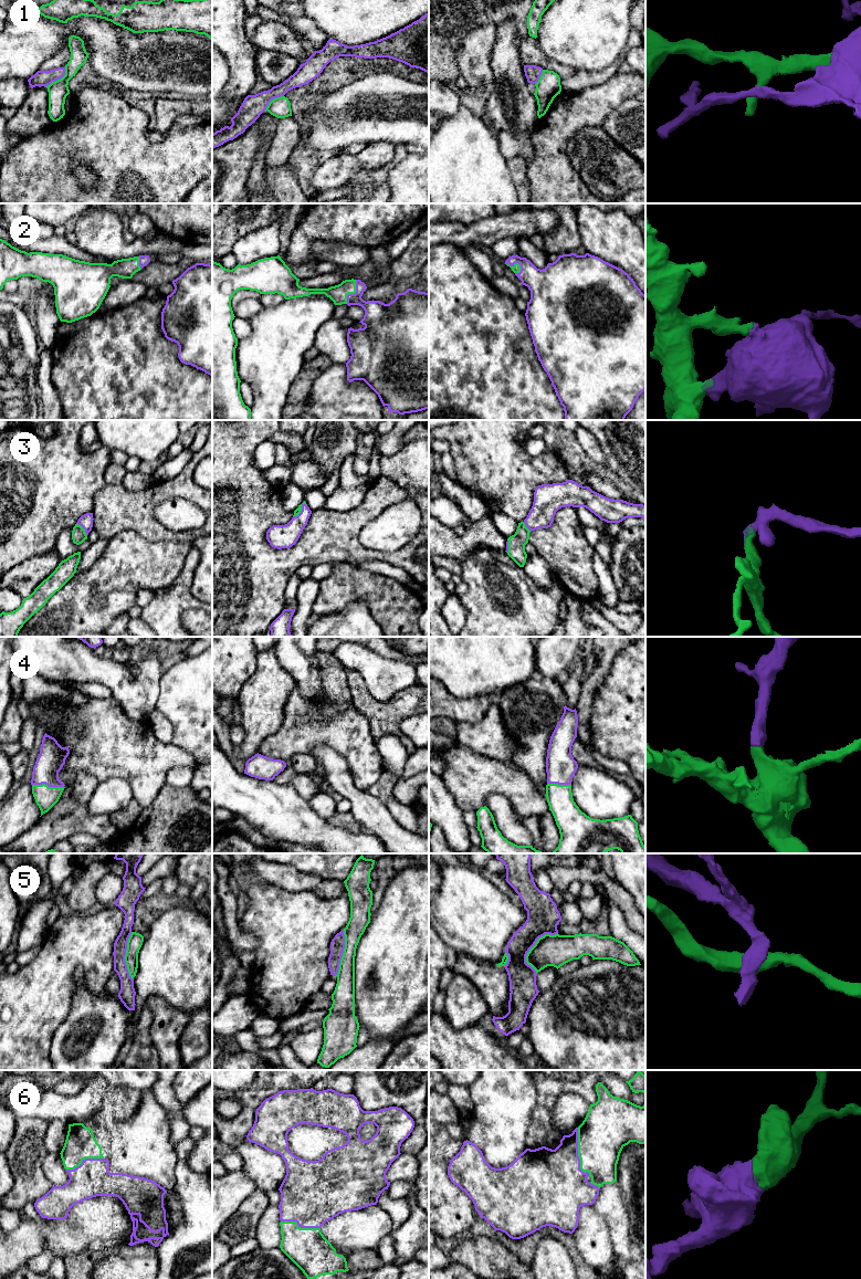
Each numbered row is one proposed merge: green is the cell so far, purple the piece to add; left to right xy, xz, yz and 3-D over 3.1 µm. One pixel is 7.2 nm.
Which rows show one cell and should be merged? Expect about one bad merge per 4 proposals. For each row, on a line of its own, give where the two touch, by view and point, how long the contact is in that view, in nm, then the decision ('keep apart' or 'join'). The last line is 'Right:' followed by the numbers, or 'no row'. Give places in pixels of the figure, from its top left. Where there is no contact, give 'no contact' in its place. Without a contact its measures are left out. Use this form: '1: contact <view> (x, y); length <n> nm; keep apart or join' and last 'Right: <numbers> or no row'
1: contact xy (58, 80); length 200 nm; keep apart
2: contact xz (353, 293); length 190 nm; join
3: contact xy (83, 528); length 120 nm; join
4: contact xy (46, 785); length 240 nm; join
5: contact yz (533, 946); length 340 nm; keep apart
6: contact yz (578, 1153); length 360 nm; join
Right: 2, 3, 4, 6

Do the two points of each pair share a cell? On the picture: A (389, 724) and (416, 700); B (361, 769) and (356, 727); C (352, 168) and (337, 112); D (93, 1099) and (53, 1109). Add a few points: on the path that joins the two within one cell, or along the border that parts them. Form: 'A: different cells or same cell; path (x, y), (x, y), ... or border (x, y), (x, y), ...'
A: same cell; path (396, 717), (409, 704)
B: same cell; path (361, 759), (356, 745), (356, 737)
C: different cells; border (376, 144), (366, 144), (350, 150)
D: same cell; path (83, 1105), (79, 1108), (63, 1108)

